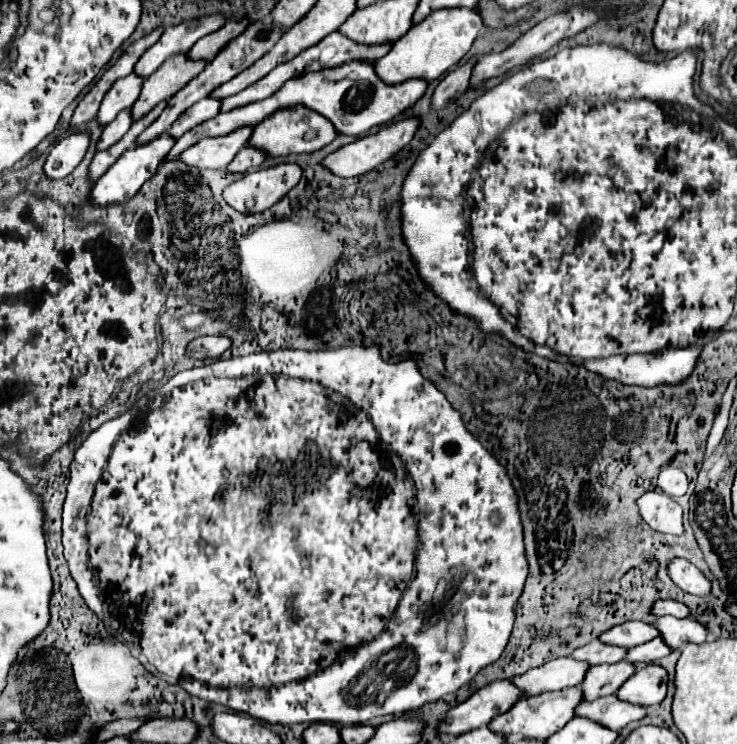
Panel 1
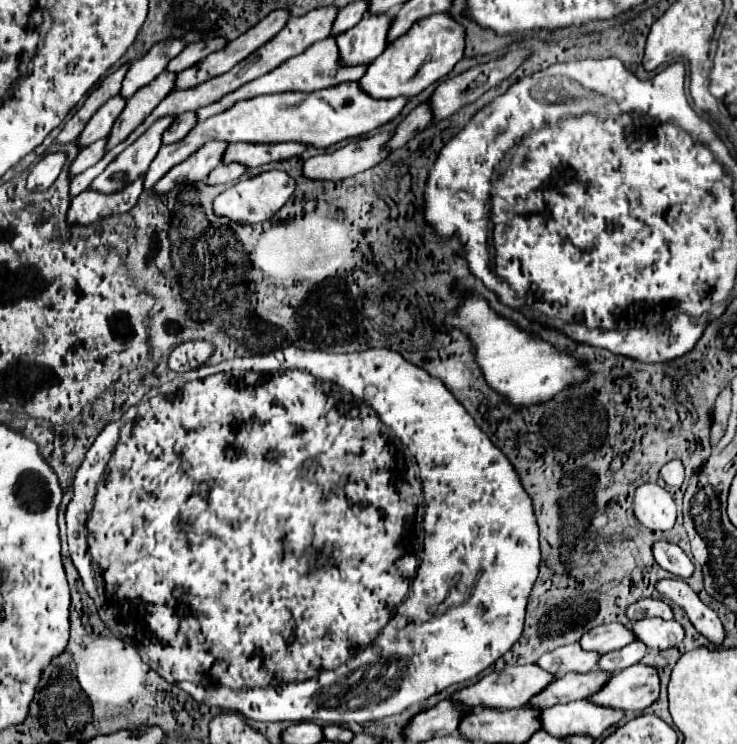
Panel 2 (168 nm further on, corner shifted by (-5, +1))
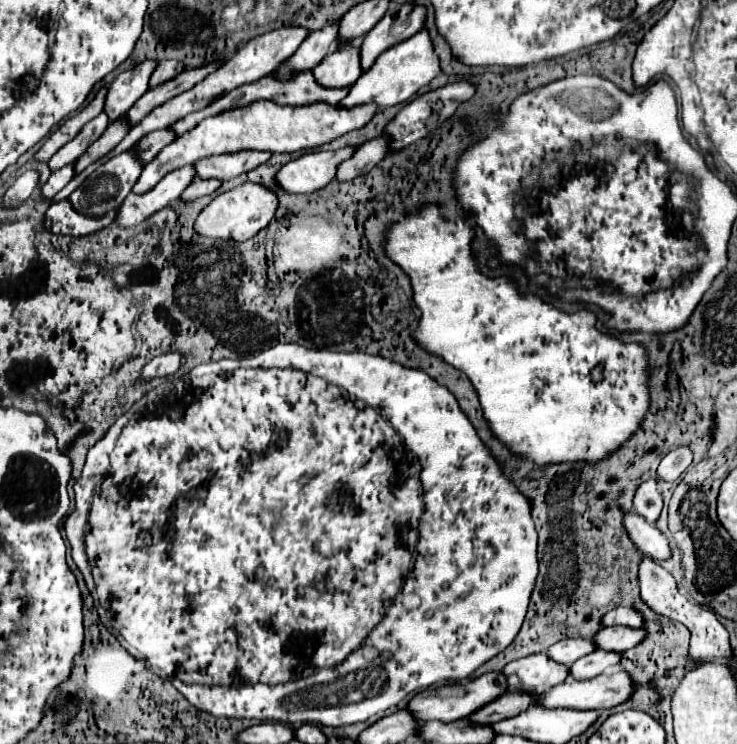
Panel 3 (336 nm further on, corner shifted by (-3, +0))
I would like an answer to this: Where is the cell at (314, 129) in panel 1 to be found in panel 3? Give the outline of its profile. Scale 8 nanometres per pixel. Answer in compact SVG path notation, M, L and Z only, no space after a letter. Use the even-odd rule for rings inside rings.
M241 151L241 155L217 155L213 159L201 159L201 163L195 163L195 175L197 179L227 181L259 167L269 157L271 153L261 155L261 151Z

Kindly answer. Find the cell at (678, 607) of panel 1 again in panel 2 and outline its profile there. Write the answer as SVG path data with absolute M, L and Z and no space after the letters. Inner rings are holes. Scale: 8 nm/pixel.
M645 598L645 600L639 600L635 604L629 606L627 610L627 616L631 620L641 620L641 618L649 618L649 616L659 616L659 618L665 618L665 620L671 620L673 618L673 610L667 602L663 600L655 600L655 598Z

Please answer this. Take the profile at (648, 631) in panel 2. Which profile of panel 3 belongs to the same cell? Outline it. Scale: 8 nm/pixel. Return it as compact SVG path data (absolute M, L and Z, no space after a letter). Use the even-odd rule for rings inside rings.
M603 627L593 635L593 643L603 651L625 651L641 641L641 631L629 627Z

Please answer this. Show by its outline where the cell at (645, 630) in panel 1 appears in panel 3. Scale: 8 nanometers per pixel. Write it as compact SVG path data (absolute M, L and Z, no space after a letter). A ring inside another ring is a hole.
M563 639L563 641L557 641L555 645L551 645L545 655L557 663L563 663L563 665L569 665L569 663L575 663L581 655L587 655L587 653L593 653L593 643L591 639Z

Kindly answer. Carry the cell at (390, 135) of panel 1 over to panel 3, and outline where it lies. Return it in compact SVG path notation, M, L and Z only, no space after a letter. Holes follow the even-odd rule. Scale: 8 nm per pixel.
M343 147L337 151L311 151L285 163L275 181L285 193L313 193L333 181L337 163L349 159L355 147Z

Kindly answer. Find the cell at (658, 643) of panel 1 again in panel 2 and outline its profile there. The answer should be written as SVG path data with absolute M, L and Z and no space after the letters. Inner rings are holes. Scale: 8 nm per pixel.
M631 642L631 646L625 646L623 650L603 654L599 660L599 668L607 672L619 672L633 664L639 664L645 654L647 654L647 646L643 642Z

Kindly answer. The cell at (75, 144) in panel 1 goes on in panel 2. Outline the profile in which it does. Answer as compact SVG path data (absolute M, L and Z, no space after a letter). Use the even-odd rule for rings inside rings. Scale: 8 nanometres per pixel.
M53 152L53 154L47 154L45 158L41 158L33 166L33 170L27 178L27 188L29 190L39 190L39 192L47 190L57 180L57 176L61 174L65 160L67 160L65 152Z

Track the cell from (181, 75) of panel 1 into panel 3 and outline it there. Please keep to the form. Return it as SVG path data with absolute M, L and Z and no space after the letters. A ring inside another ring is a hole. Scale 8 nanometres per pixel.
M121 119L113 121L113 123L105 129L105 133L85 151L85 155L81 155L81 159L75 161L73 171L75 171L75 173L81 173L87 165L99 161L103 155L107 155L111 149L115 149L115 147L119 145L119 141L121 141L125 135L127 135L125 123L121 123Z

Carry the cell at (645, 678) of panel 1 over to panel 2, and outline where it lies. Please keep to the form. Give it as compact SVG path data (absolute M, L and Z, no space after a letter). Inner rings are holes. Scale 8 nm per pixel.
M635 664L611 676L607 686L589 700L619 710L645 710L659 698L659 672L653 666Z

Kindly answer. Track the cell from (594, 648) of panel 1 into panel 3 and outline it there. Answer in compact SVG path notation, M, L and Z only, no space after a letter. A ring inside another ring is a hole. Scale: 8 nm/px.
M537 653L507 663L501 673L505 675L509 691L541 695L541 691L563 683L569 677L569 667L553 663L551 659L545 659L543 653Z

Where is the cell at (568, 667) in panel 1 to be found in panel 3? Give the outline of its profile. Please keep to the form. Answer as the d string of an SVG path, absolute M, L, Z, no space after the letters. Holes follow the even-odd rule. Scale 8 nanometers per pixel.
M485 673L479 679L473 679L465 685L441 685L441 687L429 687L421 693L417 693L409 703L407 703L407 711L419 721L457 721L463 719L465 715L469 715L469 711L477 711L477 707L481 707L481 703L489 703L489 699L497 699L497 695L501 693L501 687L497 687L493 683L493 675L497 673Z

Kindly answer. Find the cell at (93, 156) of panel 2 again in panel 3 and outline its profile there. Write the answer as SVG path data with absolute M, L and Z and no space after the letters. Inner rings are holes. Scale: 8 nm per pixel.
M73 165L63 167L61 171L51 173L51 177L47 179L47 183L41 187L41 197L47 199L47 201L51 201L53 195L59 193L59 191L61 191L61 189L71 181L71 179L73 179Z

